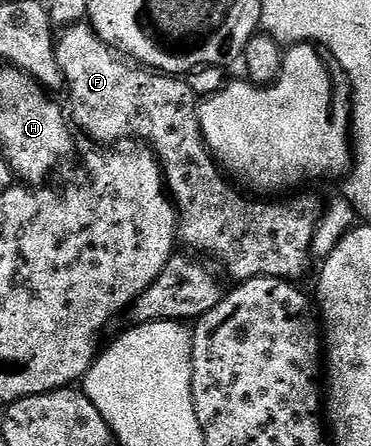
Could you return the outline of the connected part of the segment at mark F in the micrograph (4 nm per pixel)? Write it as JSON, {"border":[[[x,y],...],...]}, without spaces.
{"border":[[[80,22],[78,24],[71,24],[68,28],[62,29],[58,33],[55,41],[55,57],[57,58],[57,66],[63,75],[63,82],[65,85],[65,92],[71,95],[71,108],[69,104],[69,116],[73,121],[76,129],[83,128],[83,132],[91,140],[96,140],[96,145],[99,146],[115,146],[123,140],[126,136],[136,136],[136,141],[142,142],[144,145],[150,147],[151,151],[155,153],[165,177],[165,187],[174,203],[177,205],[177,236],[180,241],[183,240],[192,248],[190,251],[204,252],[207,256],[212,256],[229,275],[232,276],[232,281],[242,282],[245,280],[252,280],[258,276],[278,276],[280,278],[295,278],[291,276],[299,276],[303,272],[303,267],[307,264],[307,247],[310,249],[315,241],[315,230],[319,226],[321,219],[321,204],[319,208],[319,200],[315,196],[299,196],[296,200],[283,200],[280,204],[266,204],[266,199],[255,198],[259,200],[246,200],[241,193],[238,192],[238,187],[230,188],[227,185],[228,177],[221,171],[220,165],[217,163],[214,156],[207,151],[206,144],[203,143],[203,131],[199,126],[199,109],[197,107],[197,99],[195,100],[195,92],[186,84],[186,79],[180,78],[175,74],[164,74],[154,70],[148,70],[138,63],[132,62],[130,59],[124,58],[111,45],[105,44],[103,39],[96,34],[94,28],[90,23]]]}

